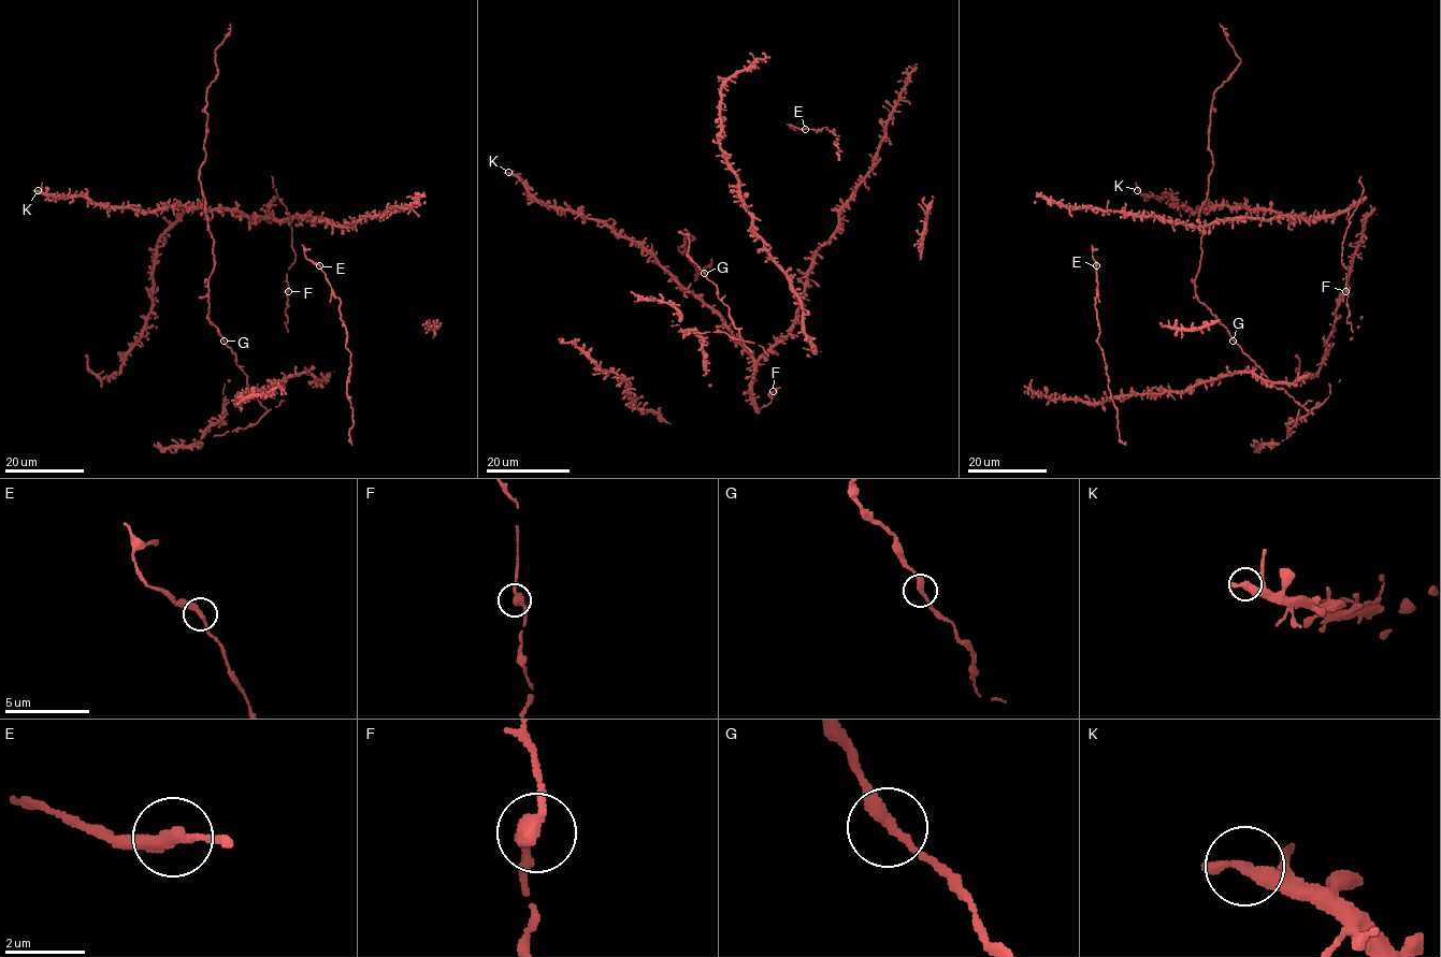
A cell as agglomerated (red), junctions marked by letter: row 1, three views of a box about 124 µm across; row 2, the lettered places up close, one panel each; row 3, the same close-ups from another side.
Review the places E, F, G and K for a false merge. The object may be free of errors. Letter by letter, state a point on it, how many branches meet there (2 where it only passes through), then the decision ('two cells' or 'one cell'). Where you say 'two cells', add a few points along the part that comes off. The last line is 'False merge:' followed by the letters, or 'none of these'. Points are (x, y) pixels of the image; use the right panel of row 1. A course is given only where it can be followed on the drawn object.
E: (1096, 265) | 2 | one cell
F: (1345, 291) | 2 | one cell
G: (1233, 341) | 2 | one cell
K: (1137, 190) | 2 | one cell
False merge: none of these

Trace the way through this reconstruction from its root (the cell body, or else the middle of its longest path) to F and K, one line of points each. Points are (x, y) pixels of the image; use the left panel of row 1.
F: (187, 203), (270, 216), (269, 203), (277, 197), (287, 211), (294, 254), (287, 273), (288, 291)
K: (187, 203), (133, 211), (104, 207), (80, 196), (52, 197), (38, 190)

